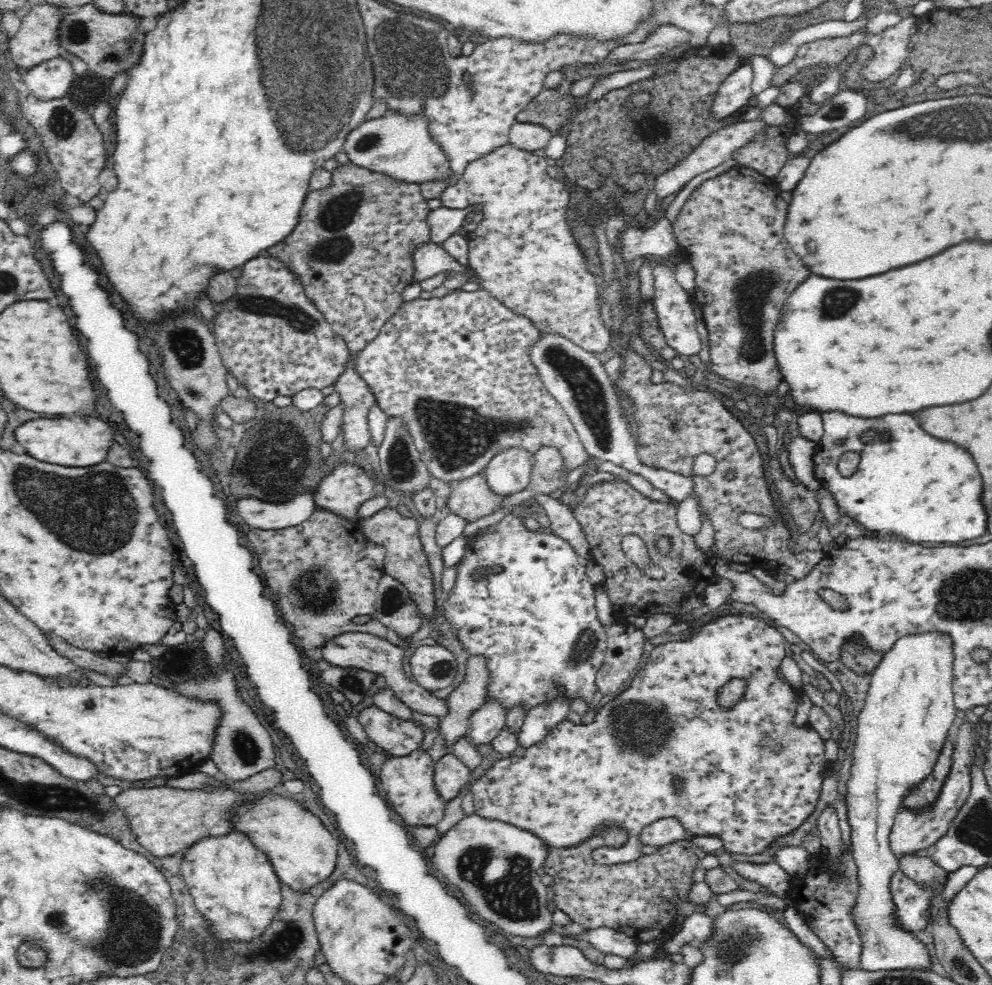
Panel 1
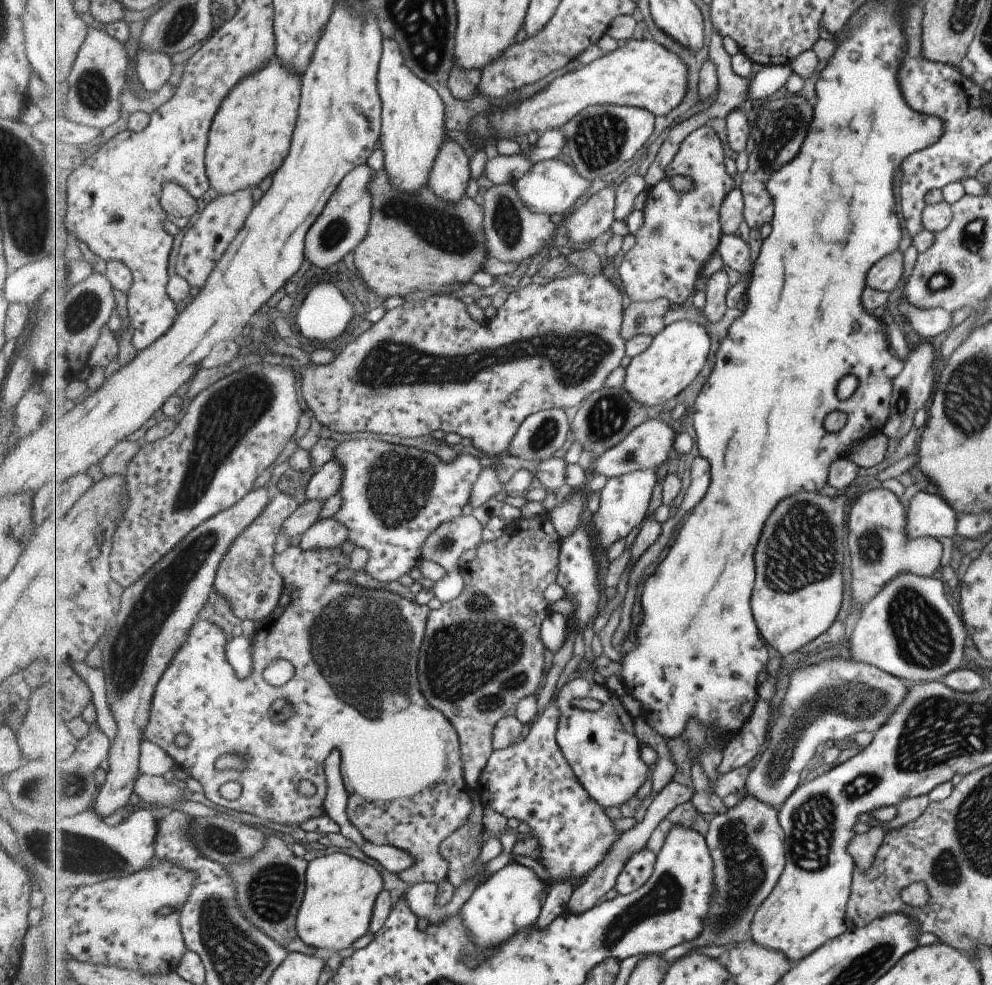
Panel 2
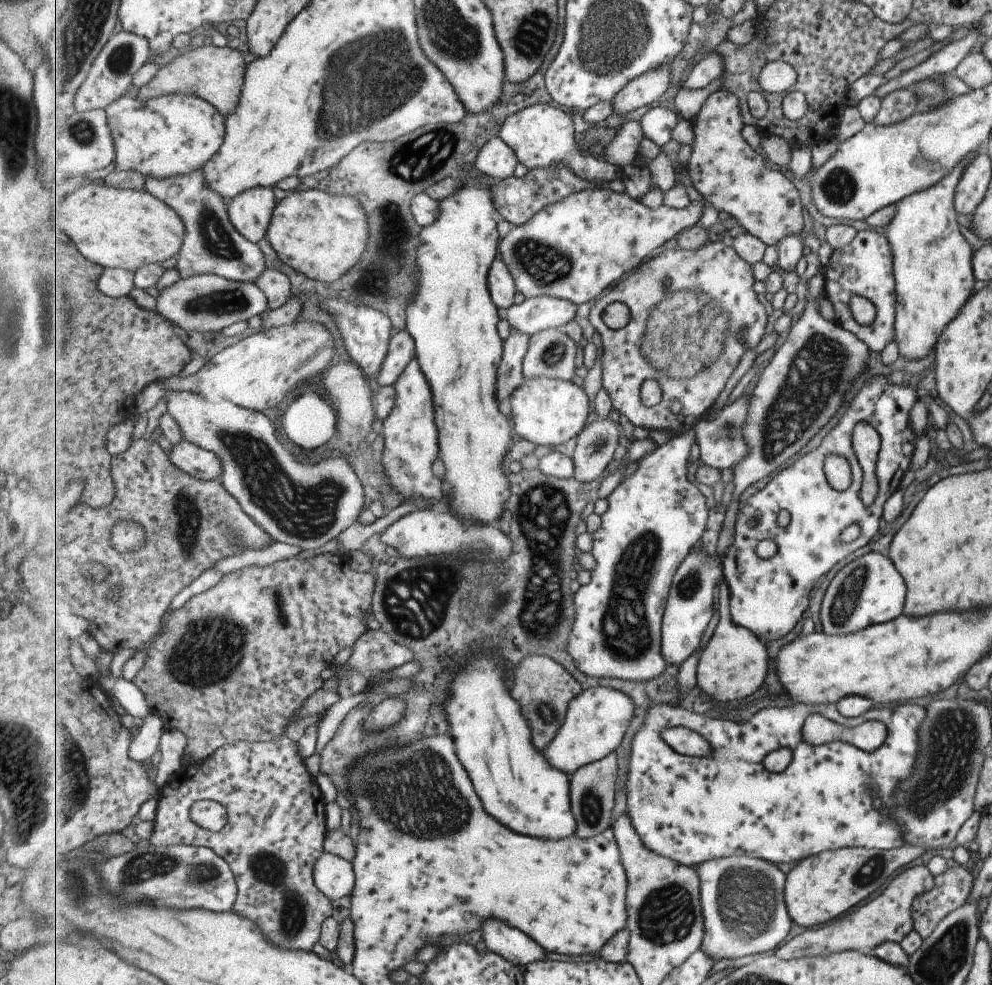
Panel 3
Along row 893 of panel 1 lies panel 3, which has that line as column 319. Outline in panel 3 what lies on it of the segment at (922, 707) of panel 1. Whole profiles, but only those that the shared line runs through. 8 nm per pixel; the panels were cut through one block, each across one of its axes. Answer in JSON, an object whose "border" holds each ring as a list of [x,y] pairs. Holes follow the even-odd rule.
{"border":[[[325,851],[313,866],[313,882],[327,898],[339,900],[356,889],[356,869],[349,860]]]}

